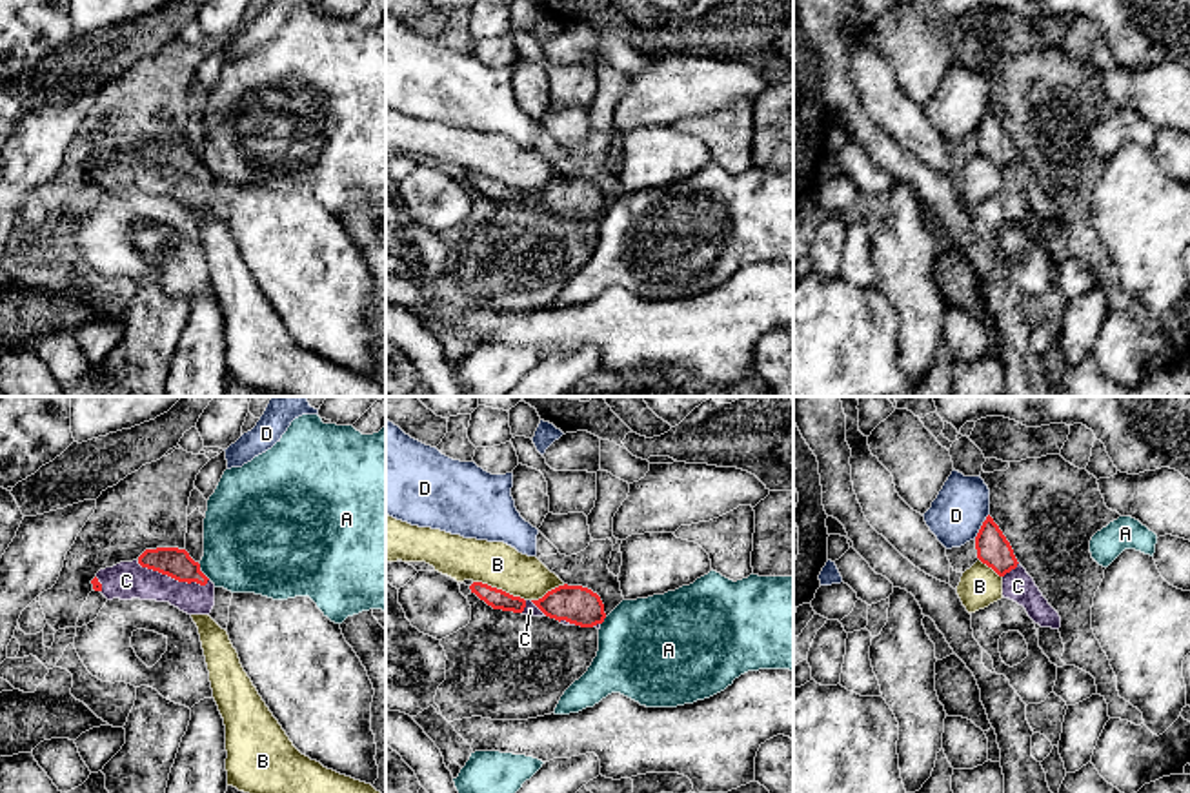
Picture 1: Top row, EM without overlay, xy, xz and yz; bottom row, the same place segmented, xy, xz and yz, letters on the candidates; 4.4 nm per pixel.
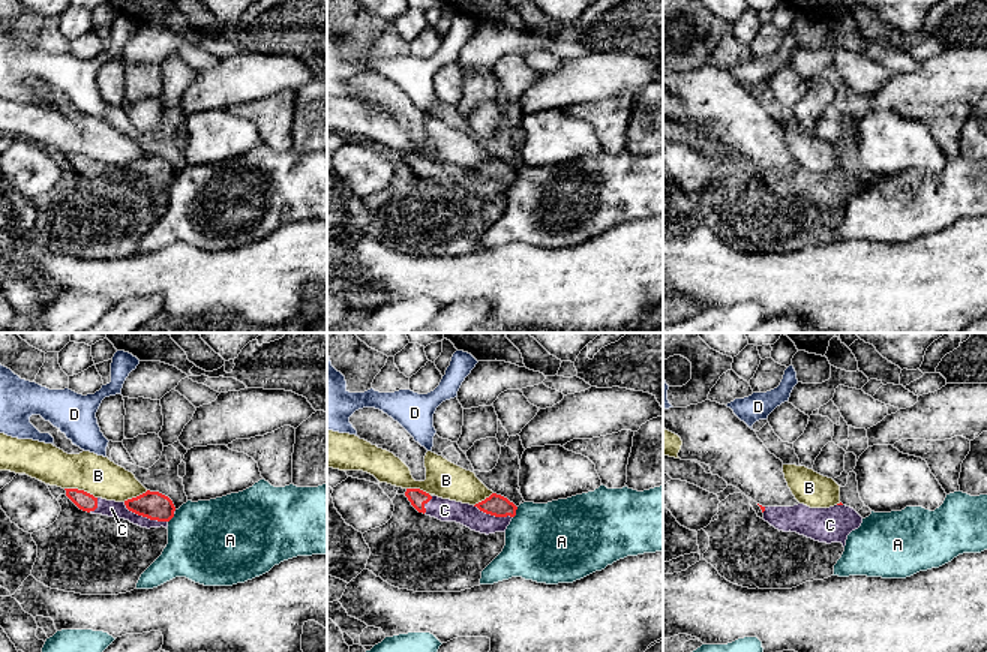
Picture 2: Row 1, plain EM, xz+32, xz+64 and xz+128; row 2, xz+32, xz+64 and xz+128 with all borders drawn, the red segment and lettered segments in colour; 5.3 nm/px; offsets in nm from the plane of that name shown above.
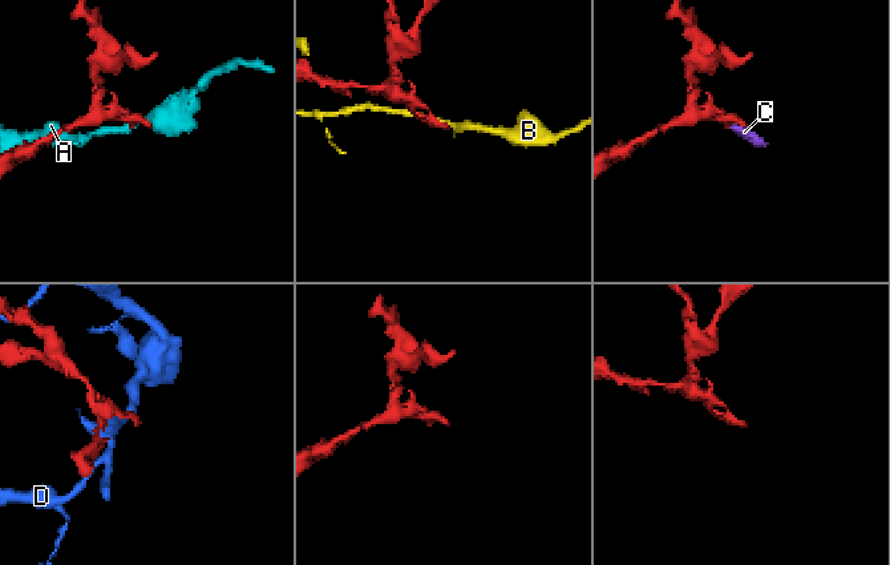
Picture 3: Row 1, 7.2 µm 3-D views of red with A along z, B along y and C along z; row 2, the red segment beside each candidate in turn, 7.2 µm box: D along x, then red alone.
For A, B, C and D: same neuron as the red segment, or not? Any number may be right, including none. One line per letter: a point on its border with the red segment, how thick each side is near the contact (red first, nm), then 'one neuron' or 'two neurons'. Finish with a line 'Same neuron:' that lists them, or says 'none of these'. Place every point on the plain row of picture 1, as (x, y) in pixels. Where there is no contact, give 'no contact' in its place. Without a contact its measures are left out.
A: contact xy (204, 168); calibres 130 and 440 nm; two neurons
B: contact xz (499, 182); calibres 90 and 200 nm; two neurons
C: contact xy (173, 170); calibres 130 and 170 nm; one neuron
D: contact yz (981, 119); calibres 150 and 240 nm; two neurons
Same neuron: C

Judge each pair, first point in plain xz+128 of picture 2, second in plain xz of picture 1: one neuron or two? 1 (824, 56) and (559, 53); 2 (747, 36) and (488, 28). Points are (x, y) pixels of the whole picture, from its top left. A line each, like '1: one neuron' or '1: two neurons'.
1: one neuron
2: one neuron

